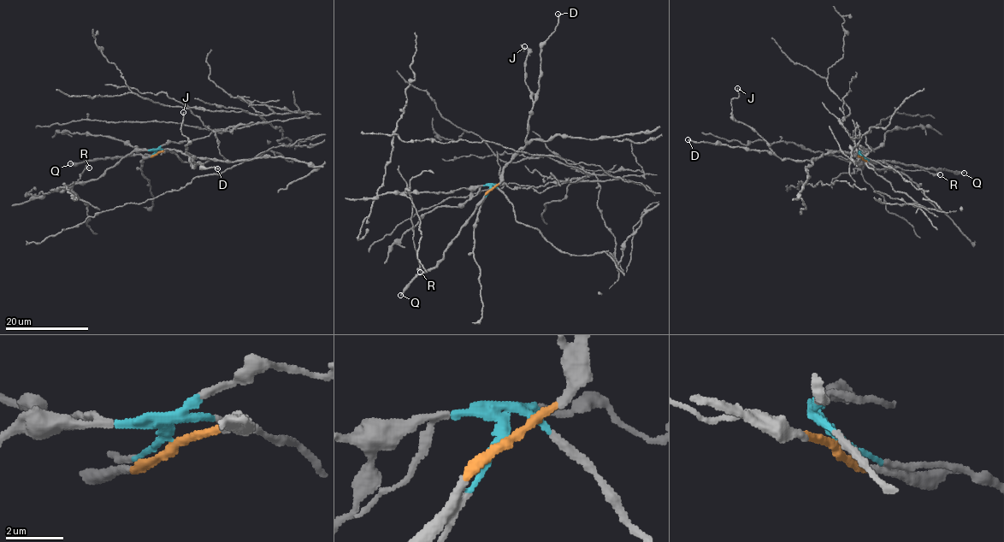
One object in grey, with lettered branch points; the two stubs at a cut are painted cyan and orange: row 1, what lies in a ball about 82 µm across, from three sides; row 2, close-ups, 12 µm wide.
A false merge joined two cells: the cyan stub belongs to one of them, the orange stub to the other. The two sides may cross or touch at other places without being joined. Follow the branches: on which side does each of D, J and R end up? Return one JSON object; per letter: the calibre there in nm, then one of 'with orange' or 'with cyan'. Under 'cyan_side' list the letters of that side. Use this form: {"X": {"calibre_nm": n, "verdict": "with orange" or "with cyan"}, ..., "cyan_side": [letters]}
{"D": {"calibre_nm": 240, "verdict": "with orange"}, "J": {"calibre_nm": 140, "verdict": "with orange"}, "R": {"calibre_nm": 110, "verdict": "with cyan"}, "cyan_side": ["R"]}

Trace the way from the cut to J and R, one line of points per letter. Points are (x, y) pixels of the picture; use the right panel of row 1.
J: (862, 156), (841, 151), (806, 160), (779, 158), (758, 134), (733, 116), (732, 100), (739, 96), (737, 88)
R: (862, 156), (860, 148), (864, 158), (859, 164), (939, 174)

